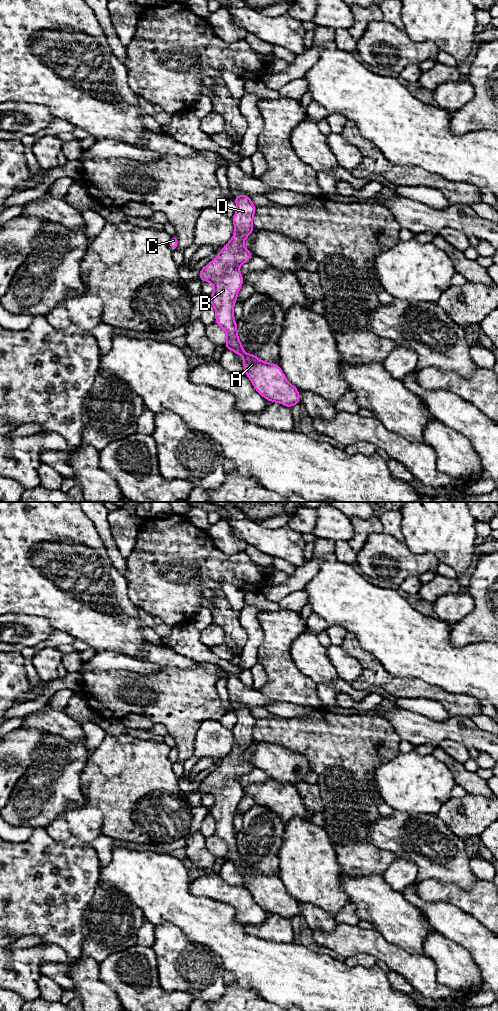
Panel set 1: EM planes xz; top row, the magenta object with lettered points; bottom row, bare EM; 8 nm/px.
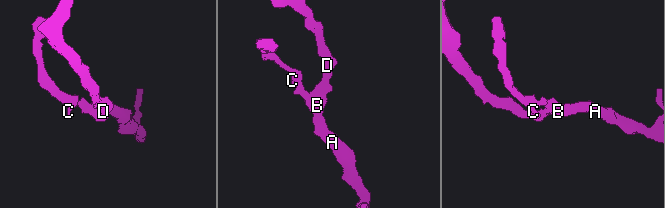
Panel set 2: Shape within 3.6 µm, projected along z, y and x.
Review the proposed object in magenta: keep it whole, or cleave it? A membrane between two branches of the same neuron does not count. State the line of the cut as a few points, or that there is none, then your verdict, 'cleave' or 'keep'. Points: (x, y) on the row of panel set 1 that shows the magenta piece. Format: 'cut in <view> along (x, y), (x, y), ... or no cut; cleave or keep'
no cut; keep

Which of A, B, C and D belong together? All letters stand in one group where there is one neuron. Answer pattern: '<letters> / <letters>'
A B C D

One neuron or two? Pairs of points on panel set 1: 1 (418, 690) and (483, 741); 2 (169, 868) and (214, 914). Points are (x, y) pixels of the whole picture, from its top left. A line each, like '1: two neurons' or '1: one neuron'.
1: two neurons
2: one neuron

